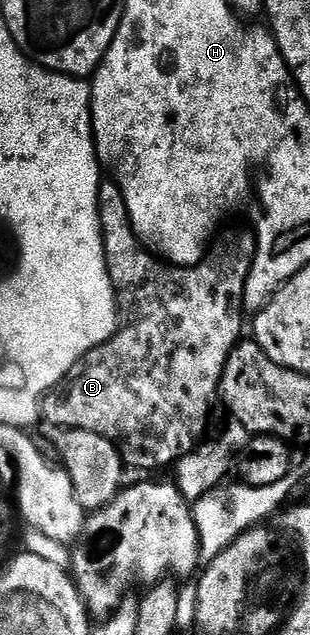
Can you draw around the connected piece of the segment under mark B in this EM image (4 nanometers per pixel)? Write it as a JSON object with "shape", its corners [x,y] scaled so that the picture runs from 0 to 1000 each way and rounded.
{"shape":[[[329,285],[313,332],[339,414],[358,435],[365,461],[377,465],[390,509],[365,531],[271,557],[229,586],[203,592],[194,605],[135,627],[132,655],[171,671],[277,677],[352,690],[374,698],[406,735],[519,740],[529,734],[555,735],[639,707],[642,693],[674,671],[687,638],[703,638],[713,594],[739,556],[781,531],[790,449],[803,424],[816,419],[816,405],[829,400],[829,370],[803,359],[752,362],[726,370],[716,367],[684,383],[655,416],[561,419],[455,386],[416,345],[397,302],[374,285]]]}

